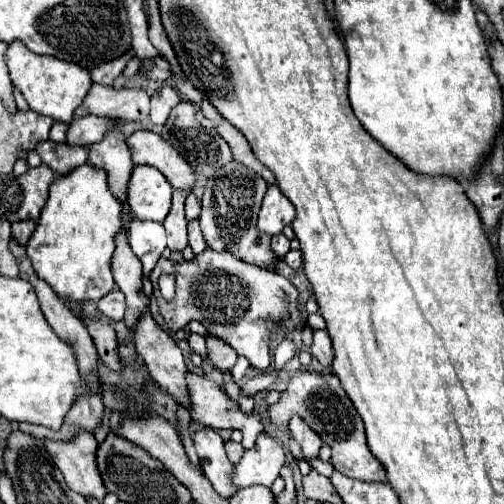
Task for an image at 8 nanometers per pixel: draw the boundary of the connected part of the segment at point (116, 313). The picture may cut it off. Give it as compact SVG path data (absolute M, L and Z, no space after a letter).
M113 289L103 299L97 301L97 307L105 317L109 317L113 321L121 321L123 313L125 313L125 295L119 289Z

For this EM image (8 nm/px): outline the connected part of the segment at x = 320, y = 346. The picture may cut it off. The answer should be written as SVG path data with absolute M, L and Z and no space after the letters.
M315 329L313 331L313 347L311 347L311 355L323 365L331 369L331 361L333 361L333 349L331 349L331 339L325 331Z

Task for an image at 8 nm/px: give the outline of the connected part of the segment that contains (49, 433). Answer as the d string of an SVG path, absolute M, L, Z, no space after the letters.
M83 395L73 407L71 411L67 413L65 417L65 423L59 431L53 431L53 429L45 429L45 427L39 427L39 425L27 425L27 423L21 423L19 429L21 431L27 431L27 433L35 433L37 437L41 439L55 439L55 441L67 441L67 439L73 439L81 429L83 431L89 431L93 433L99 425L101 425L101 419L103 419L103 401L99 395Z

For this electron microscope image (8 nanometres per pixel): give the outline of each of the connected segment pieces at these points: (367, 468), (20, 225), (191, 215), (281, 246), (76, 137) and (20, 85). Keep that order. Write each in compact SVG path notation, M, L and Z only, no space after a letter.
M299 371L293 375L289 389L285 393L281 393L281 401L277 405L269 407L269 417L271 417L271 423L275 423L277 427L287 427L287 423L293 415L301 415L307 421L307 425L319 433L323 443L331 445L331 449L333 449L331 463L339 473L343 473L351 479L359 479L359 481L387 483L385 467L379 463L379 459L371 453L371 449L367 445L363 421L361 421L357 409L353 407L351 399L347 397L347 393L343 391L339 379L333 373Z
M27 219L27 221L17 221L17 223L13 225L13 233L15 233L15 239L19 239L19 245L23 245L23 247L27 245L27 241L31 239L35 227L37 227L37 221L31 221L31 219Z
M189 193L189 195L187 195L187 201L185 201L185 217L187 217L189 221L193 221L193 219L199 217L199 211L201 211L199 199L197 199L193 193Z
M283 233L273 235L273 239L271 239L271 247L273 247L273 251L275 251L279 257L285 257L285 253L289 251L289 239L287 239Z
M85 115L69 125L67 137L73 137L73 145L81 145L81 147L97 143L103 137L103 131L107 131L107 123L111 121L105 117Z
M13 41L9 45L9 49L5 53L5 61L7 61L13 85L21 91L21 95L29 103L31 111L35 111L39 115L47 115L55 121L71 123L75 109L83 103L83 97L87 95L87 91L93 83L87 69L83 69L75 63L69 63L69 61L55 59L55 57L37 55L19 41Z

